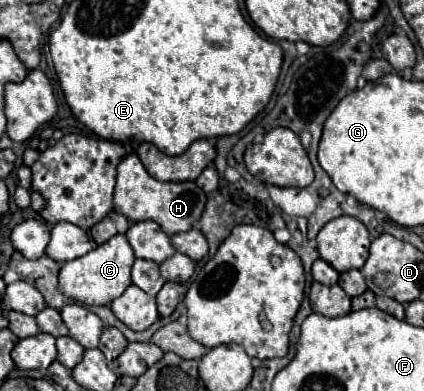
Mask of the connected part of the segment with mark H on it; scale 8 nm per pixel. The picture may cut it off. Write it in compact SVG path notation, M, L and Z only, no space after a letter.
M129 154L121 160L117 166L117 184L113 194L113 208L115 212L123 214L131 222L141 220L153 220L157 222L165 234L173 236L177 232L187 232L199 222L203 214L203 206L207 202L207 196L195 182L159 182L149 176L149 172L143 168L137 154Z

